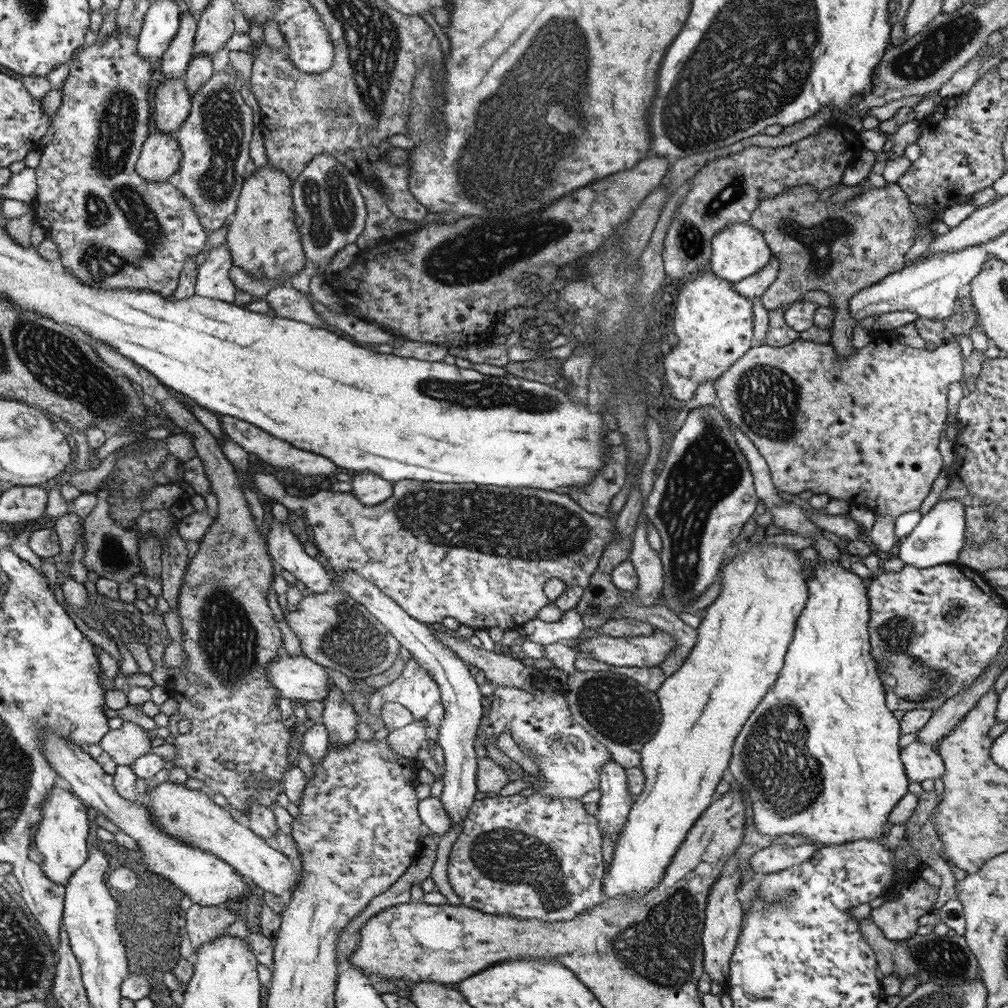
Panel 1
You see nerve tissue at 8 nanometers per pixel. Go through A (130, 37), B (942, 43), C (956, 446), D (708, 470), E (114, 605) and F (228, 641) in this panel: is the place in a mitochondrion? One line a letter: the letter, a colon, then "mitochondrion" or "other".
A: other
B: mitochondrion
C: other
D: mitochondrion
E: mitochondrion
F: mitochondrion

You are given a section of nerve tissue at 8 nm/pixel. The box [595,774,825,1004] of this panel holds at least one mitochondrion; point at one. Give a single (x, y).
(665, 956)

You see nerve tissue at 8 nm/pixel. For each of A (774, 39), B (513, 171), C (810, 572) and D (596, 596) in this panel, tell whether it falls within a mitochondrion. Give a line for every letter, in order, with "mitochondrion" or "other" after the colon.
A: mitochondrion
B: mitochondrion
C: other
D: mitochondrion

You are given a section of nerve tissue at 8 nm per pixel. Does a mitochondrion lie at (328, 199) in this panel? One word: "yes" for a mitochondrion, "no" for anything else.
yes

